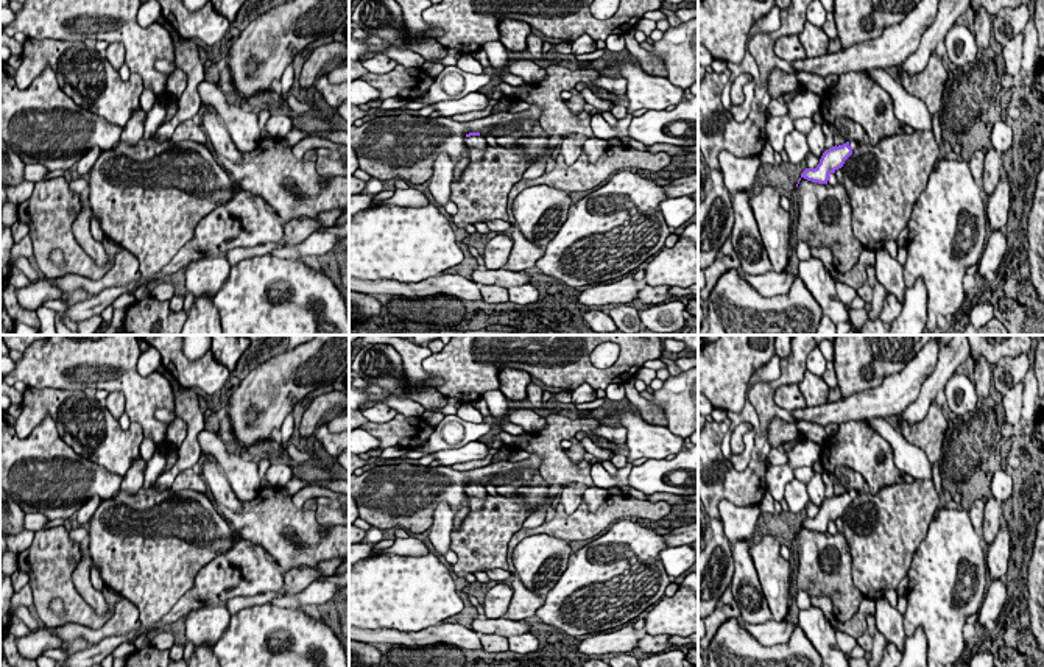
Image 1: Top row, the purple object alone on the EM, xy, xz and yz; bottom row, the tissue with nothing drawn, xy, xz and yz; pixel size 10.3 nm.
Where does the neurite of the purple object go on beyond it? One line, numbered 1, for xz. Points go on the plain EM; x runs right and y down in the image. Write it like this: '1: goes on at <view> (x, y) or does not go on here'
1: goes on at xz (479, 491)

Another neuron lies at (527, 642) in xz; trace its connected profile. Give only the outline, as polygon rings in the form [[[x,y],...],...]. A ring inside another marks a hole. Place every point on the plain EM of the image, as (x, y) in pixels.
[[[531,633],[514,634],[514,636],[499,636],[499,634],[478,634],[481,647],[485,651],[516,651],[519,655],[531,653],[539,648],[539,641]]]

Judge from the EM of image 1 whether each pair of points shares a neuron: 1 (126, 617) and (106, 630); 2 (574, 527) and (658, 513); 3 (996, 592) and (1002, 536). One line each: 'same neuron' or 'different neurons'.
1: same neuron
2: same neuron
3: same neuron

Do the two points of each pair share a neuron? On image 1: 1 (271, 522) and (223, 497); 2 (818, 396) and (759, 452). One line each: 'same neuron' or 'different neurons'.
1: different neurons
2: different neurons

